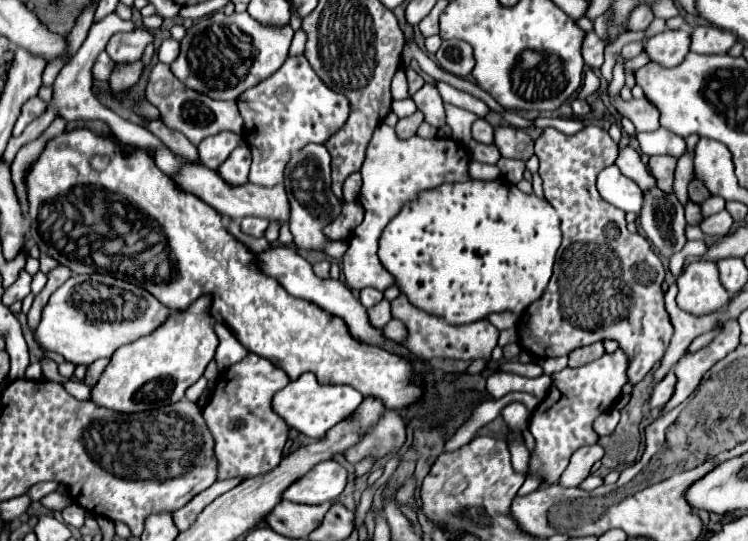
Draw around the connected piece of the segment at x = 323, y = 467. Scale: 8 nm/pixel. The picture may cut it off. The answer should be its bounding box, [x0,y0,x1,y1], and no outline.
[282,461,346,505]

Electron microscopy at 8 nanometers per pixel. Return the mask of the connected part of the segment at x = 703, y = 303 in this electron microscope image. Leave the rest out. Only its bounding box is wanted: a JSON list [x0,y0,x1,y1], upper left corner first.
[678,261,730,317]

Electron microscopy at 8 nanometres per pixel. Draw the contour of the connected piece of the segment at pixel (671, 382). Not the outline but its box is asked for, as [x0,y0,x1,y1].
[650,371,676,407]

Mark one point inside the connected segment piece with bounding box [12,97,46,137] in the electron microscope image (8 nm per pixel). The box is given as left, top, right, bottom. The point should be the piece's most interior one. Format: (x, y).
(32, 108)

